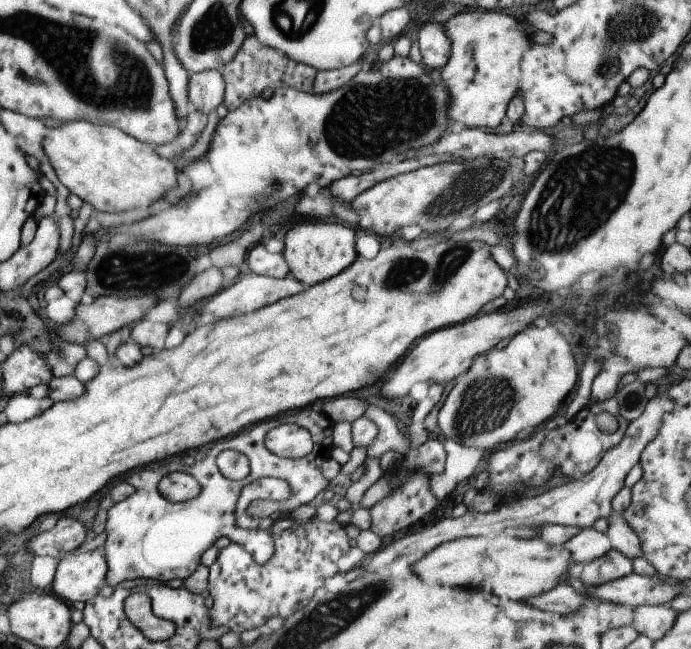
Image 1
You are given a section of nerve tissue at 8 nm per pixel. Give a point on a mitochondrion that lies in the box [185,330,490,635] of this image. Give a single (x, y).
(244, 518)

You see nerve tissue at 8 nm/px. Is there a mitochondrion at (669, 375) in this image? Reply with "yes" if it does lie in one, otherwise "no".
no

